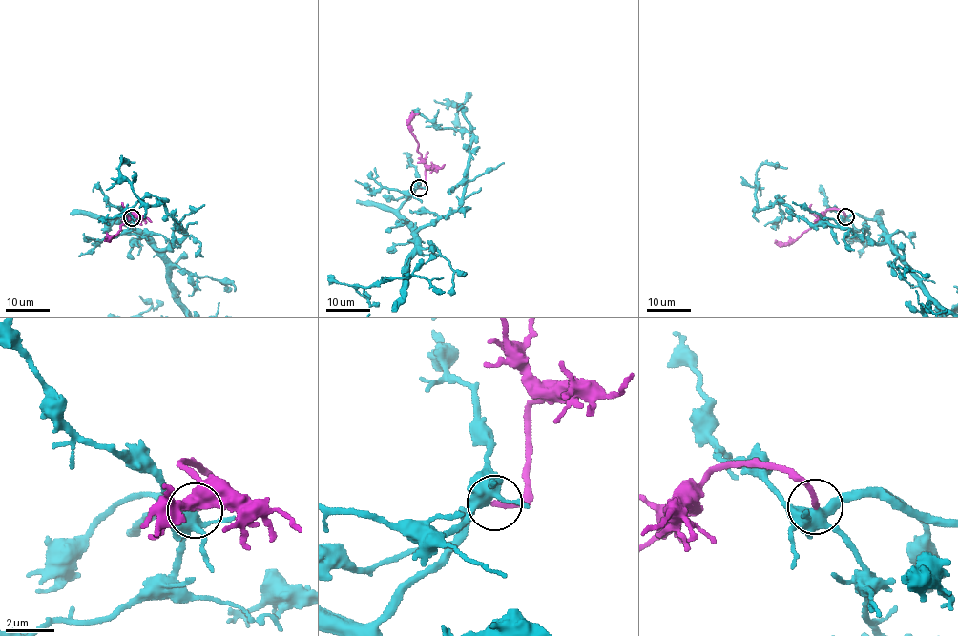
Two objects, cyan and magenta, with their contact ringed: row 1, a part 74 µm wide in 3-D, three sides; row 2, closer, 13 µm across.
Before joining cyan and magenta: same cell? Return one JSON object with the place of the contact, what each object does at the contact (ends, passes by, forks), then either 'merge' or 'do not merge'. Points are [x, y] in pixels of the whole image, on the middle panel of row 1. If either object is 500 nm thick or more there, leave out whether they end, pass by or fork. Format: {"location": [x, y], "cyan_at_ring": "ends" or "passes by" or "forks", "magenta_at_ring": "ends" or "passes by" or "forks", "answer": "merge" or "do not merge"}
{"location": [419, 188], "cyan_at_ring": "forks", "magenta_at_ring": "ends", "answer": "merge"}

